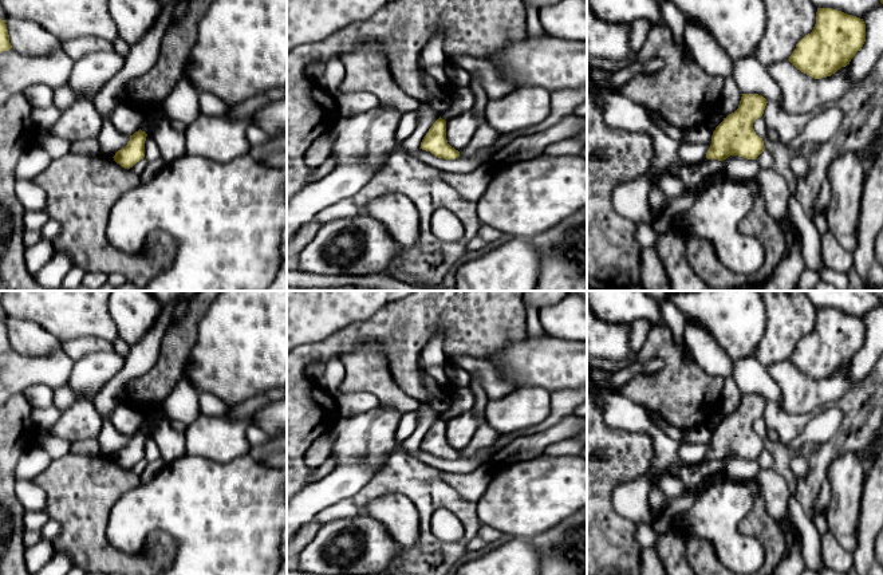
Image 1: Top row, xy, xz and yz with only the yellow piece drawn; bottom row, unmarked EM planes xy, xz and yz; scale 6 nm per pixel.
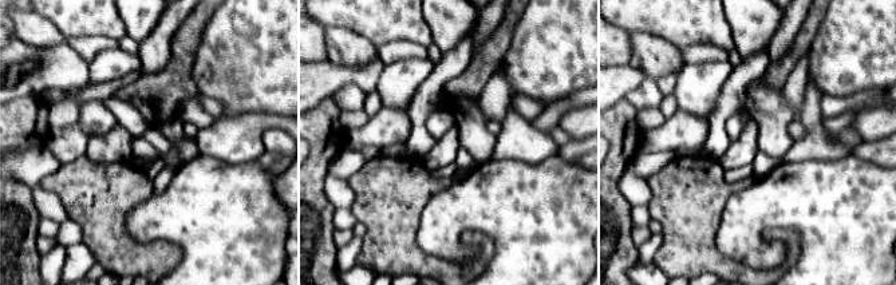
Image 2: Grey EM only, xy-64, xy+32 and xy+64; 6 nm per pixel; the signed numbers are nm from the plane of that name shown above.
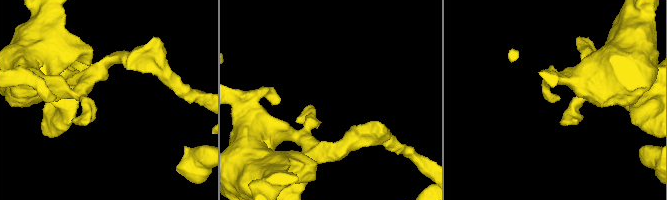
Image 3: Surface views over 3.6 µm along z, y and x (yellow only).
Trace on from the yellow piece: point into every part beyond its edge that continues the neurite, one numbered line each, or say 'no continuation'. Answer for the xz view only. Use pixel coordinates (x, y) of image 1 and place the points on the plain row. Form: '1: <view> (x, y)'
no continuation

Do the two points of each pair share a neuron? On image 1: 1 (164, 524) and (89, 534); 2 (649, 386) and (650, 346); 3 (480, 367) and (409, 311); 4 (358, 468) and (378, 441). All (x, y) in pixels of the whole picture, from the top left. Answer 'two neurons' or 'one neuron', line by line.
1: two neurons
2: one neuron
3: two neurons
4: two neurons

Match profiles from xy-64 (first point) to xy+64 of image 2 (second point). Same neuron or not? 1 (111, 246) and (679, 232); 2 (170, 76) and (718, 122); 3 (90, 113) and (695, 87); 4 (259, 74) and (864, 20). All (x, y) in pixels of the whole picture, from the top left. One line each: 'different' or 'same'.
1: same
2: different
3: different
4: same

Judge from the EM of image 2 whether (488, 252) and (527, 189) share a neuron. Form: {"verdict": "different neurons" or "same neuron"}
{"verdict": "different neurons"}

